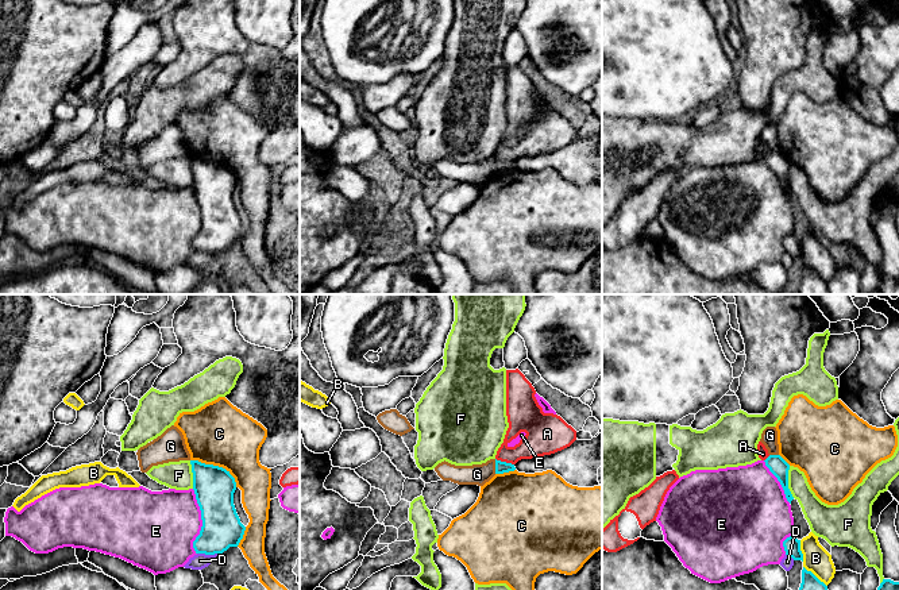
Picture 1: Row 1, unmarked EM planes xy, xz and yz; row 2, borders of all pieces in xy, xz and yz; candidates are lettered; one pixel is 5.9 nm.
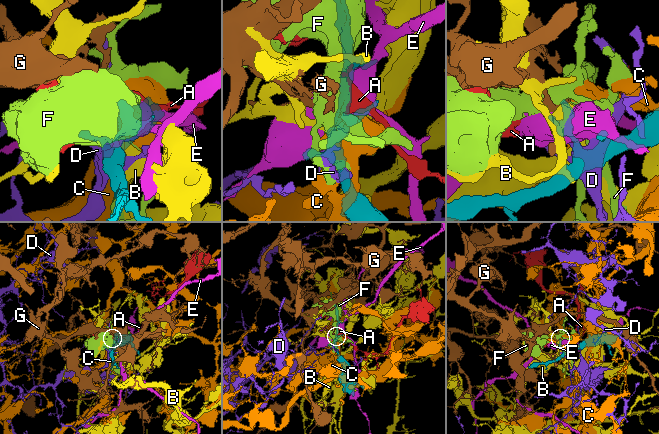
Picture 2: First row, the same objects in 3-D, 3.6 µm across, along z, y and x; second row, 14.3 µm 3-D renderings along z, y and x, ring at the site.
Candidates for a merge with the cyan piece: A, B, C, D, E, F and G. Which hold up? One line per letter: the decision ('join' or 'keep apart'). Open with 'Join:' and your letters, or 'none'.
Join: none
A: keep apart
B: keep apart
C: keep apart
D: keep apart
E: keep apart
F: keep apart
G: keep apart

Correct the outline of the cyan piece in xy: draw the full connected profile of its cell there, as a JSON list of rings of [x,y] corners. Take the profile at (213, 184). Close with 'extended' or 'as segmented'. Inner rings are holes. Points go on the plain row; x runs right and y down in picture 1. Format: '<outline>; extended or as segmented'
[[[190,158],[193,188],[201,208],[202,224],[193,239],[196,251],[223,251],[238,244],[246,224],[234,203],[235,176],[223,165]]]; as segmented

